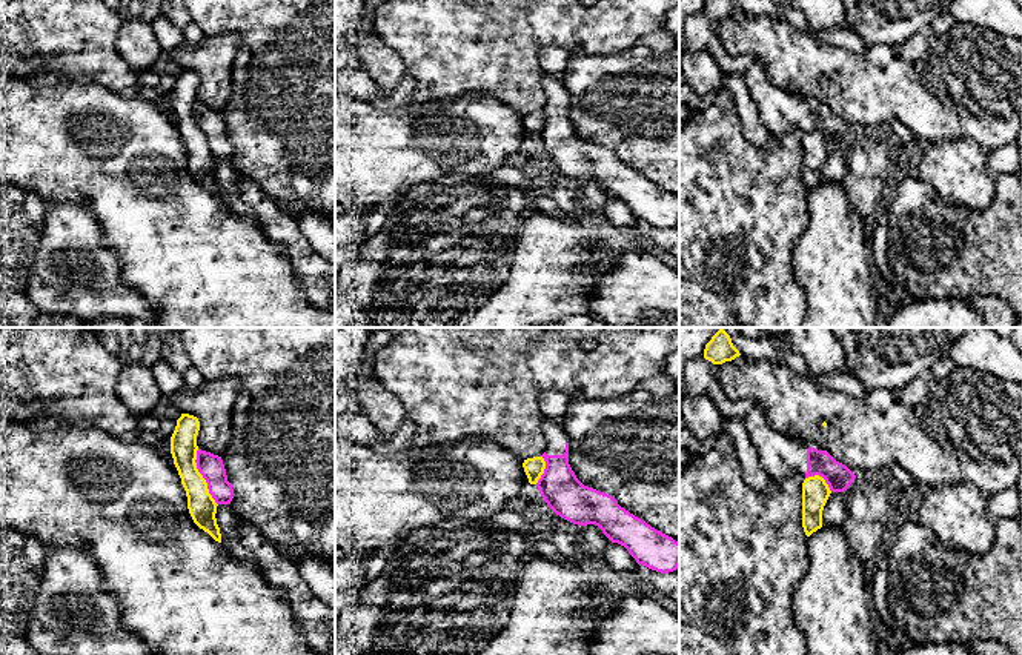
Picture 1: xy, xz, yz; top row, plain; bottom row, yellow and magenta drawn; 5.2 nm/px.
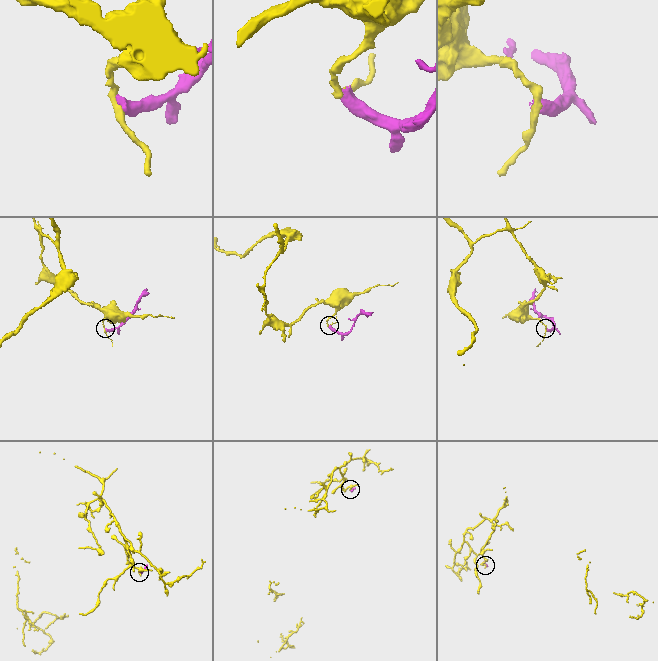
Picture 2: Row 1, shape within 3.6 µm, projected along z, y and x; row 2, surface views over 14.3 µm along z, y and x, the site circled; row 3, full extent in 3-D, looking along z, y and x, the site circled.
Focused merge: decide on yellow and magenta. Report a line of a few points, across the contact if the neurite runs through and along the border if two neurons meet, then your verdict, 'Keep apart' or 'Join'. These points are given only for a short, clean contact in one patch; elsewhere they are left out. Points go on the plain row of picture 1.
Line: xy (197, 105), (195, 123), (217, 160). Keep apart

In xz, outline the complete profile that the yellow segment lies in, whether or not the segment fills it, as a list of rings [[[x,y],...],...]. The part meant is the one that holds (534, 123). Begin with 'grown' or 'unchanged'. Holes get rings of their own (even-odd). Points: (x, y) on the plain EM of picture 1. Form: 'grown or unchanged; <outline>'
unchanged; [[[543,112],[527,114],[523,118],[524,128],[530,140],[536,140],[546,125],[546,117]]]

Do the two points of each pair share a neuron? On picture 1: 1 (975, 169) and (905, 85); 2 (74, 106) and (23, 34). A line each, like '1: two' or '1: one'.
1: two
2: two

